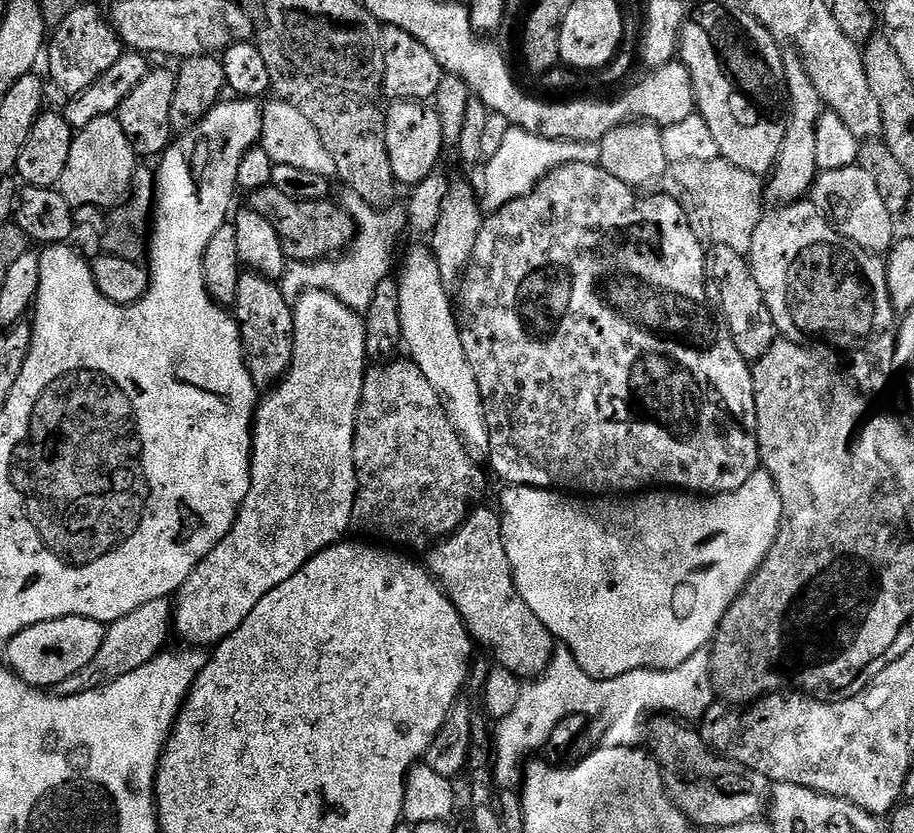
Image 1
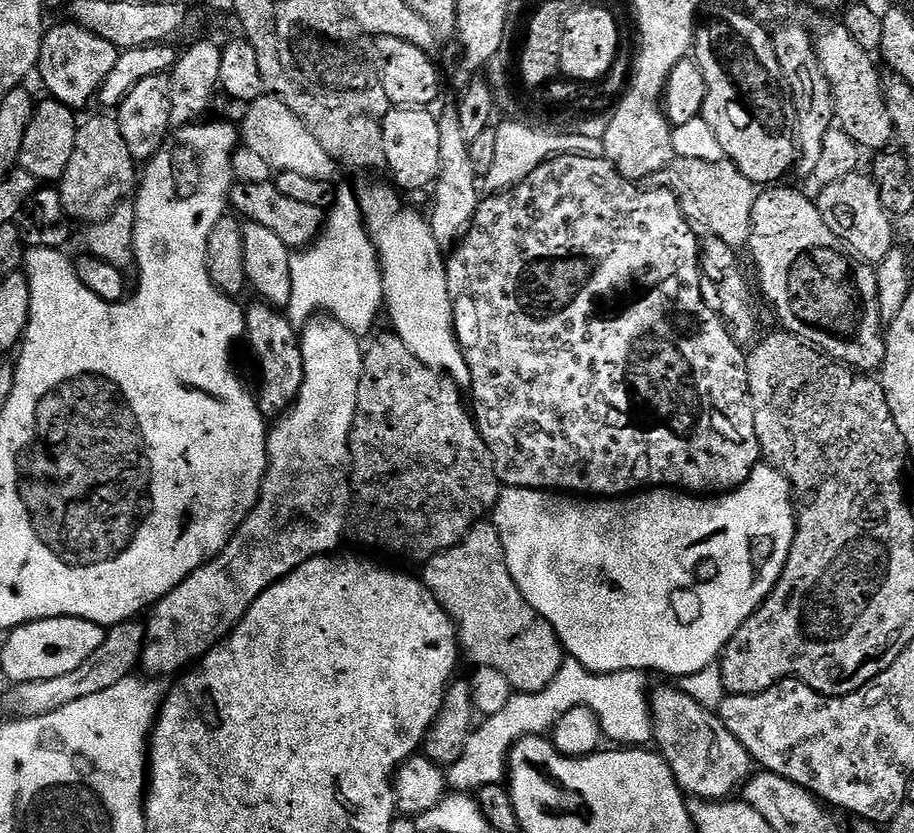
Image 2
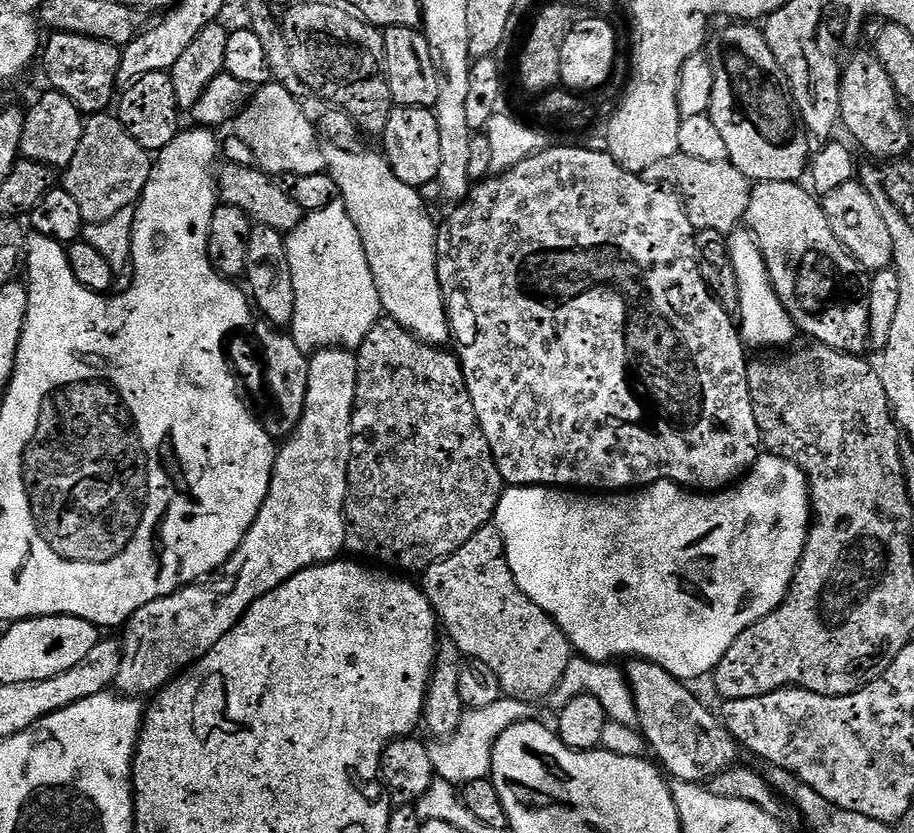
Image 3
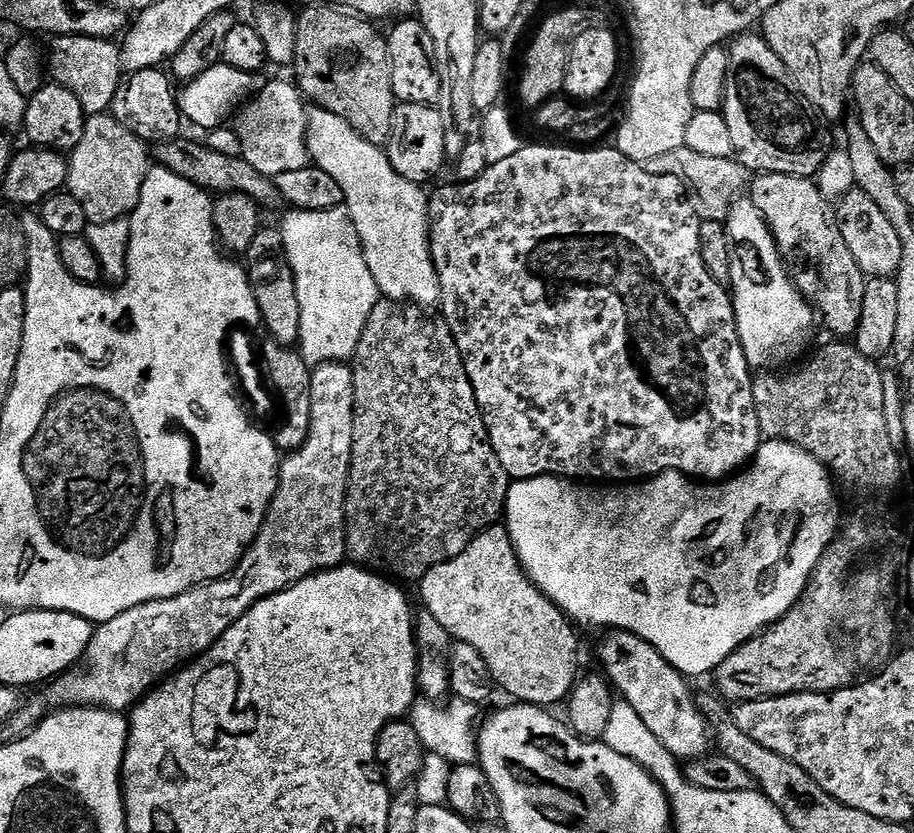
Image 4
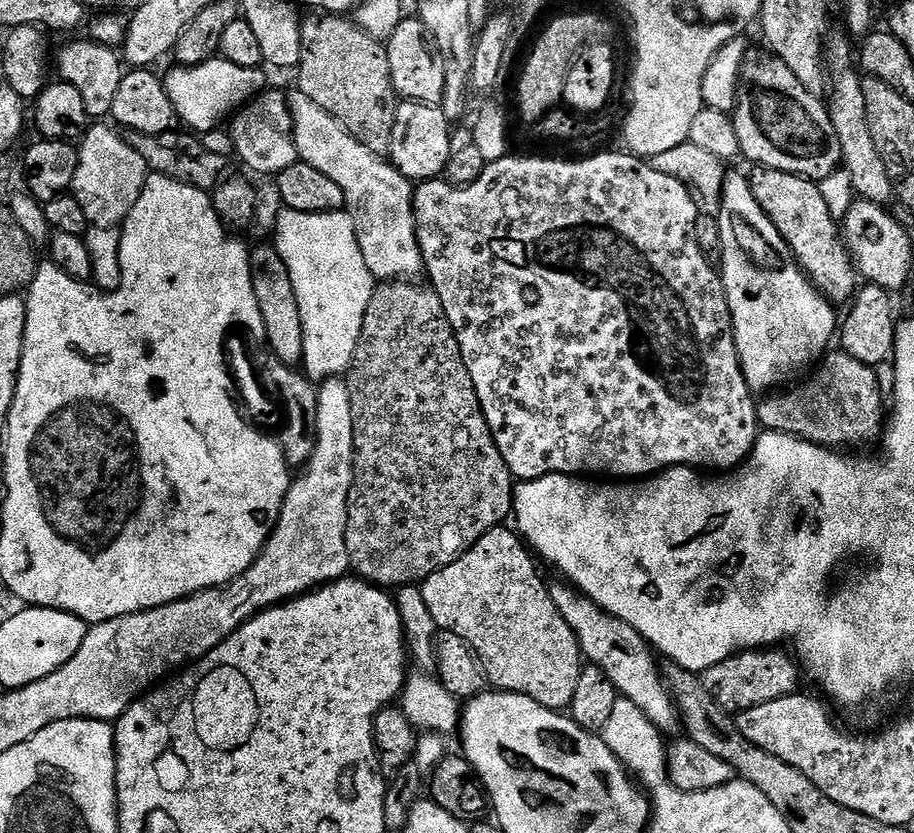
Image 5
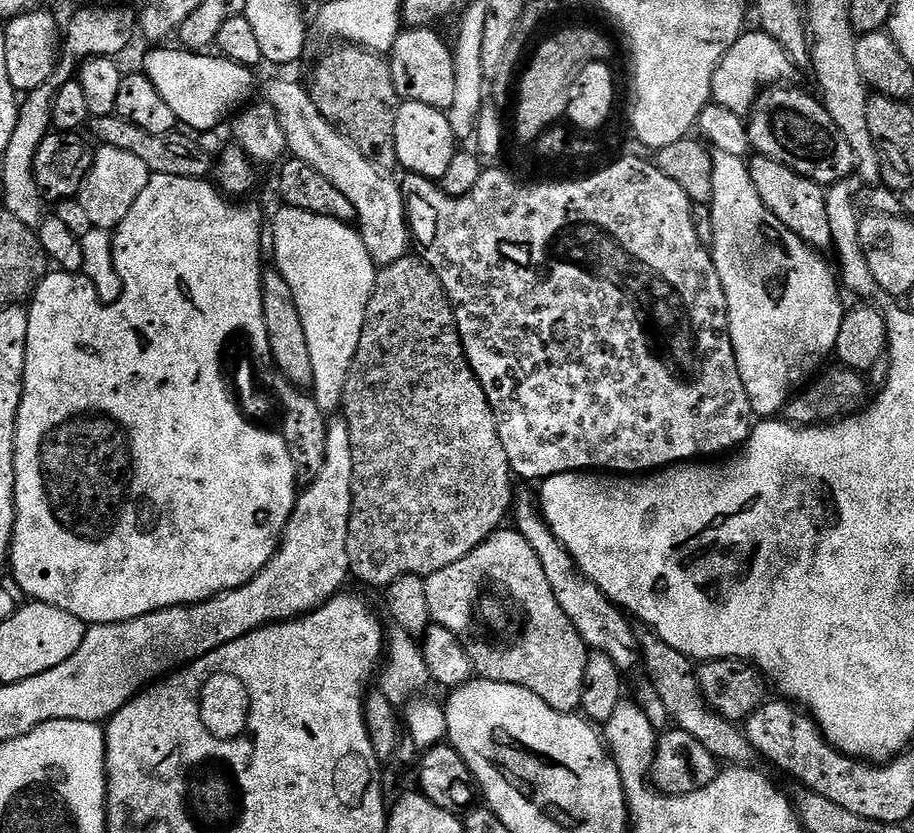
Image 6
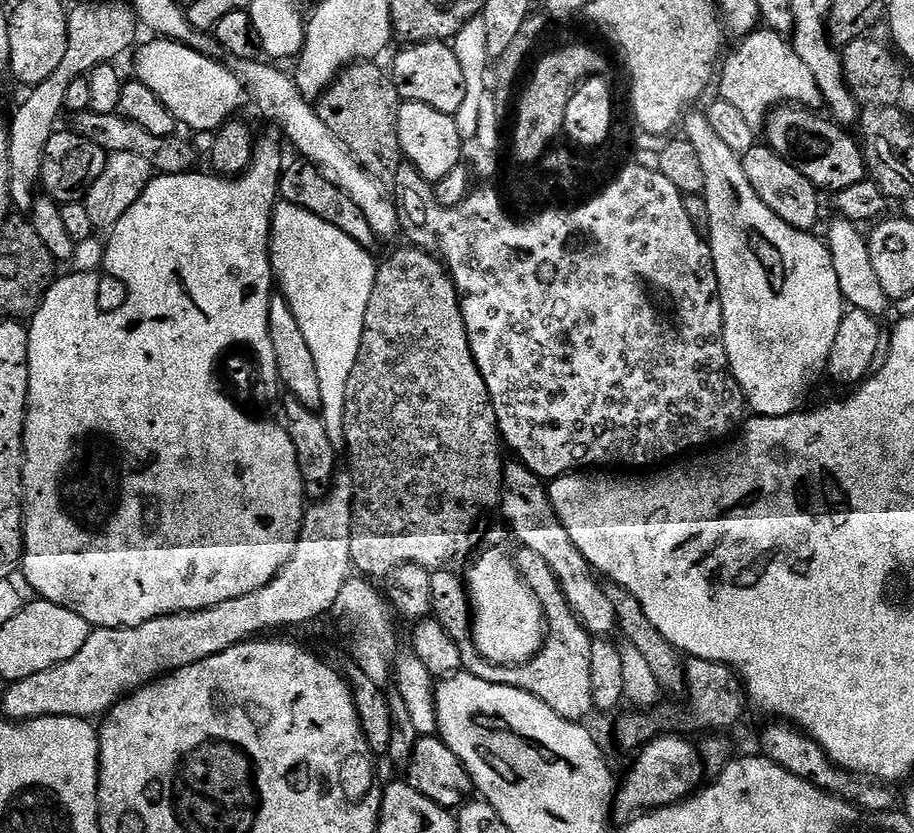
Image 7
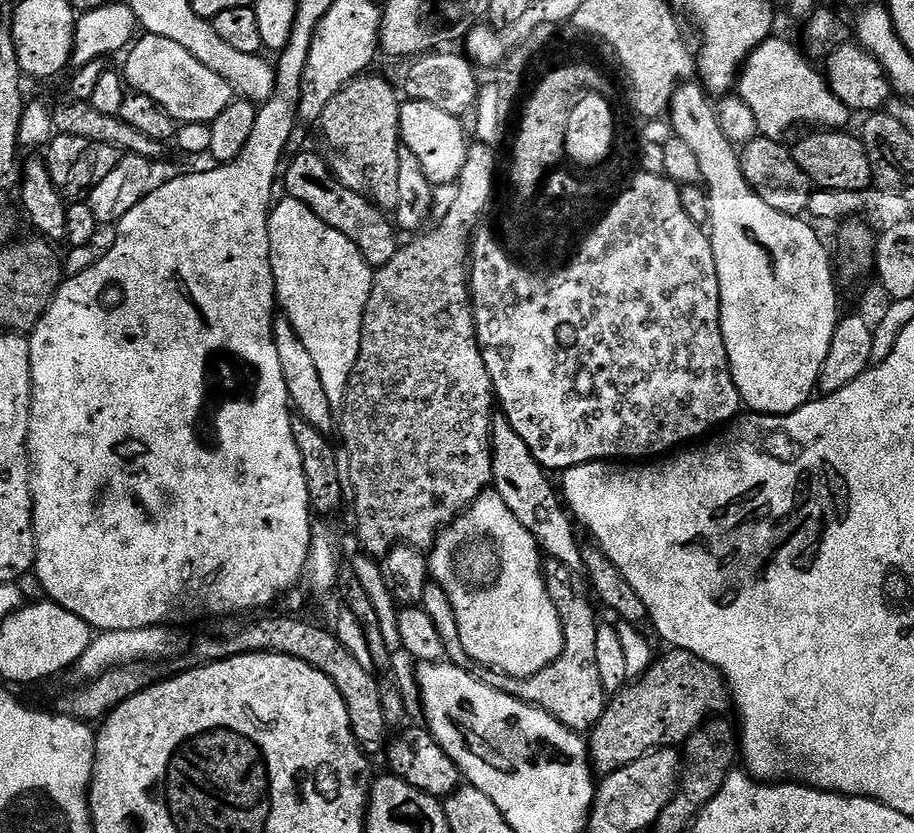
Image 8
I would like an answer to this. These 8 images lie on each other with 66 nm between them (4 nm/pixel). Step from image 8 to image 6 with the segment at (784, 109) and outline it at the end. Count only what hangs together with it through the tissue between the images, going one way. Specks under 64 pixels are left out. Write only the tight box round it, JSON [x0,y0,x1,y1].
[712,30,798,117]

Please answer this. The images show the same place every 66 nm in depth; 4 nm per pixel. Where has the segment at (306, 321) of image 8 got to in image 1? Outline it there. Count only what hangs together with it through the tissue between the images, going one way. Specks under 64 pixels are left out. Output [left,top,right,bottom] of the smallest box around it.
[279,191,396,314]

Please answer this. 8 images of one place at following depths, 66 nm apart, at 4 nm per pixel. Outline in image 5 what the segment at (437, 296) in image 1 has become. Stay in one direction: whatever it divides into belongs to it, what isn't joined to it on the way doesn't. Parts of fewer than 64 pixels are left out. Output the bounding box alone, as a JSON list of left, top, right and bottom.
[287,91,424,281]

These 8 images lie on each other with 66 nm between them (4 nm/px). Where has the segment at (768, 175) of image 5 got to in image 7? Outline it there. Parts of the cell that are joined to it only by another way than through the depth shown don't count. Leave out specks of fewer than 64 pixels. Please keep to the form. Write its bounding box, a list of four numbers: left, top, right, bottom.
[743,142,821,232]

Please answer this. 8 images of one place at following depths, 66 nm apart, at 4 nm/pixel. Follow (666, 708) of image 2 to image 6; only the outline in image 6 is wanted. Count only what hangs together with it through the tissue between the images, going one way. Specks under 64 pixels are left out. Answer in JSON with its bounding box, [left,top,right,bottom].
[514,495,641,674]

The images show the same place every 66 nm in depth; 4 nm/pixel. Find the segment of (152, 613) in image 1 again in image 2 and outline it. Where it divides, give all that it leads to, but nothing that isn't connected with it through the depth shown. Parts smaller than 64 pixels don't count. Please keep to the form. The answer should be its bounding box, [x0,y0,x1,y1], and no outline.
[8,622,146,718]

